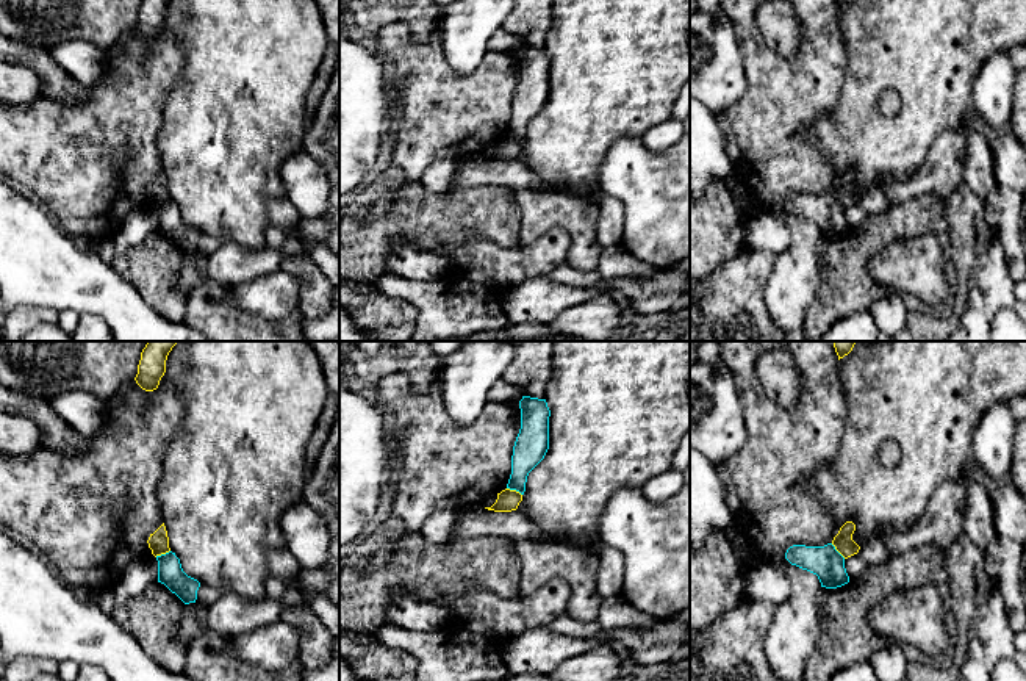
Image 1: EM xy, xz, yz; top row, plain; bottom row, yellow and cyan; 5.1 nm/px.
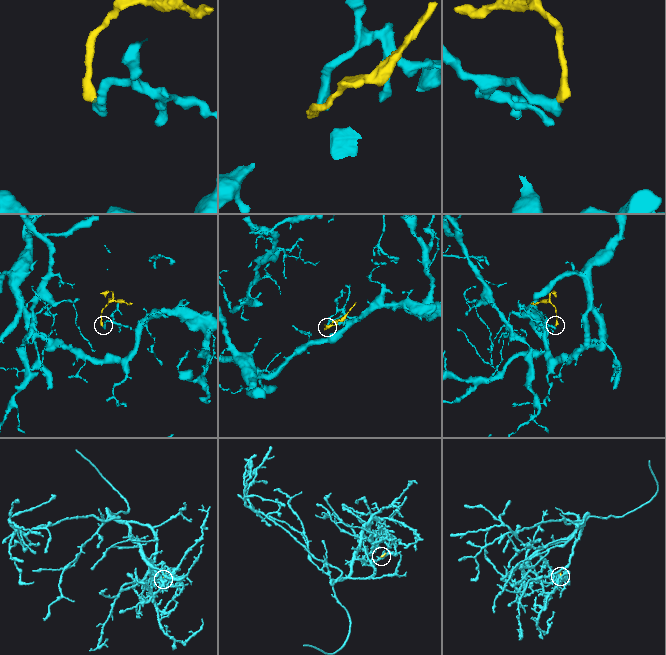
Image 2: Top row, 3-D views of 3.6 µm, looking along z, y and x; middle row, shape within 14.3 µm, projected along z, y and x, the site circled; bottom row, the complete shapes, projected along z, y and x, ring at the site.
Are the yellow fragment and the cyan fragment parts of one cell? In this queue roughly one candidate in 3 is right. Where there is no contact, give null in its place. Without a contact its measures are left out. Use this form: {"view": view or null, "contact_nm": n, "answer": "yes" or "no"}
{"view": "xz", "contact_nm": 90, "answer": "no"}

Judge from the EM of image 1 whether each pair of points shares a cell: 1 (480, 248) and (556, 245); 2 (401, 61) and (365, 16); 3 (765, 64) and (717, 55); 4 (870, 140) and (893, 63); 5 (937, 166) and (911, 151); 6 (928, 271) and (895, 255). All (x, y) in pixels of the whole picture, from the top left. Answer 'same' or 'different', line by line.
1: same
2: different
3: different
4: same
5: different
6: same

